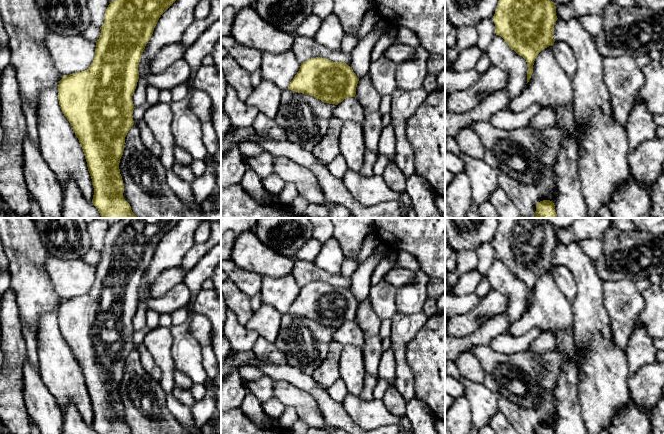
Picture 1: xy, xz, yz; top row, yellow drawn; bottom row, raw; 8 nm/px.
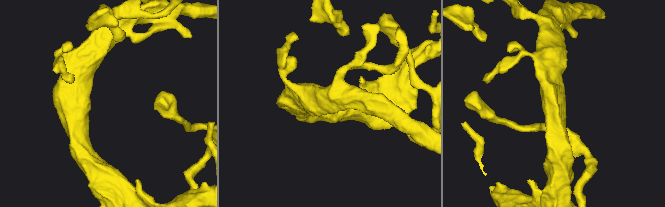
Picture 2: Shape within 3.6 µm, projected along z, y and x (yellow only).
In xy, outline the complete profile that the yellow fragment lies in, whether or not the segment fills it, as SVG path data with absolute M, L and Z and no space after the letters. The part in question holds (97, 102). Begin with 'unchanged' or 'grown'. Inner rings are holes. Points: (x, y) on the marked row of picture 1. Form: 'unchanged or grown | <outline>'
unchanged | M112 0L104 14L100 37L95 41L95 55L90 67L82 72L64 75L59 81L59 105L83 149L94 188L92 203L102 218L138 218L123 197L124 184L119 163L124 151L125 137L134 125L132 114L135 107L132 96L139 79L138 65L142 52L150 40L159 18L175 1Z

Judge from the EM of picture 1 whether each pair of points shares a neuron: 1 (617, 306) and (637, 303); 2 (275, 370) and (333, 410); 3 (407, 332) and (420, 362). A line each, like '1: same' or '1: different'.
1: same
2: same
3: different

